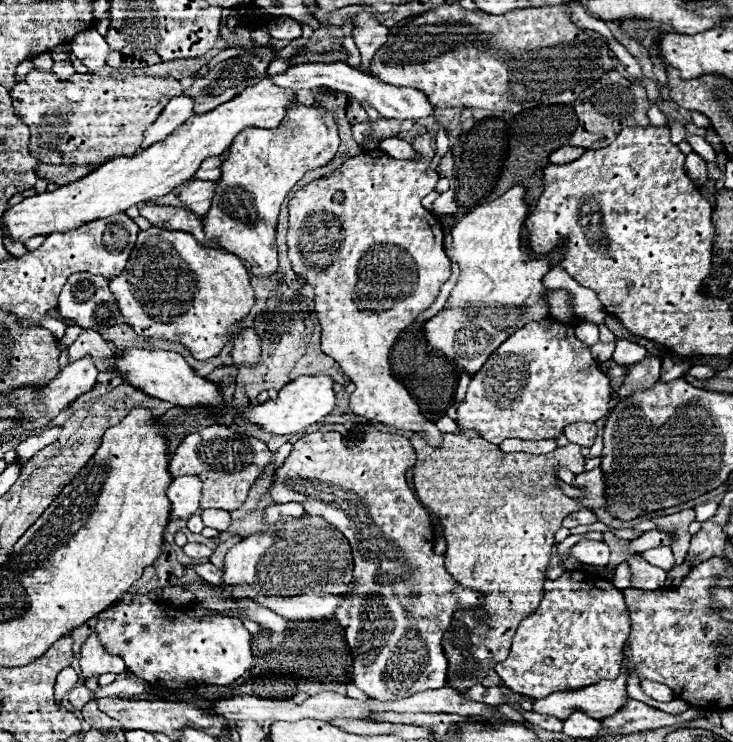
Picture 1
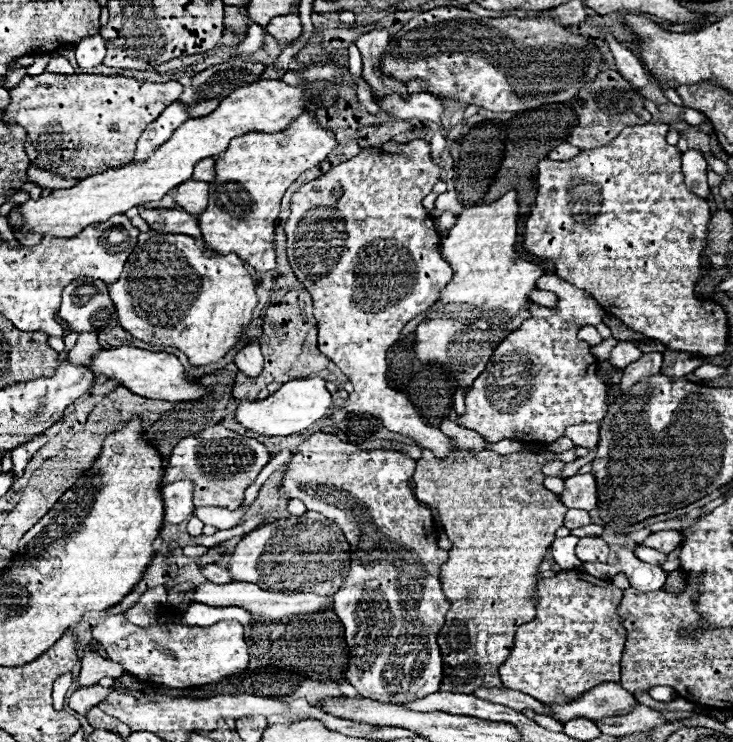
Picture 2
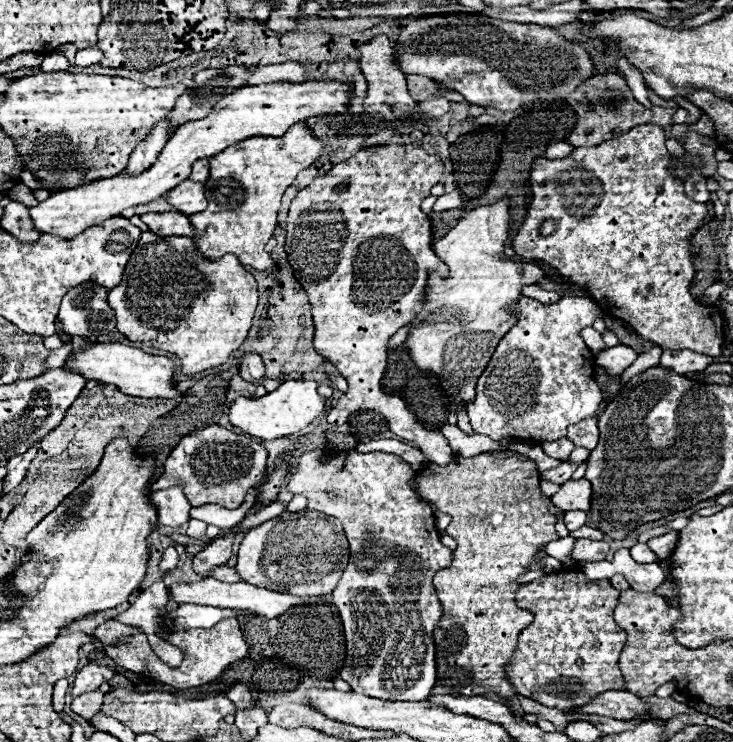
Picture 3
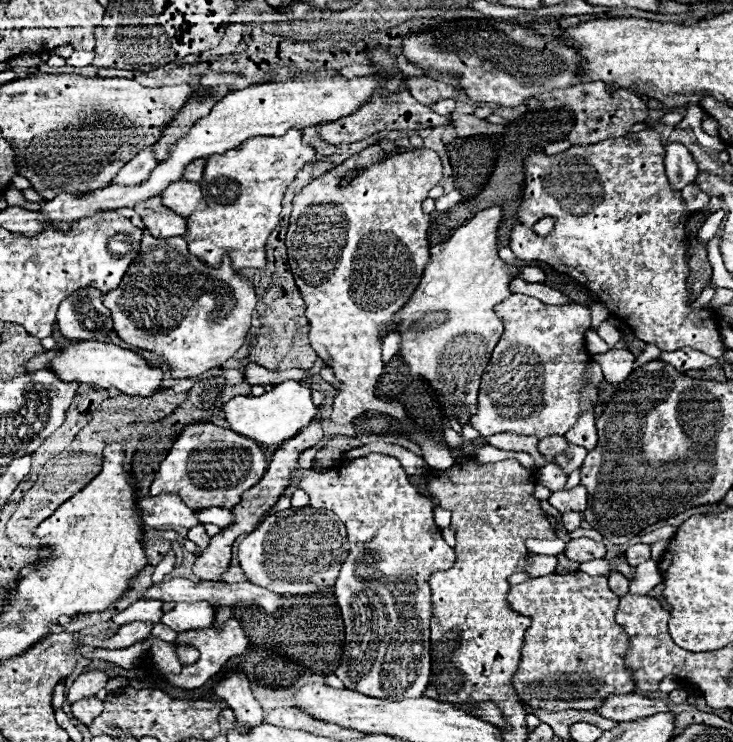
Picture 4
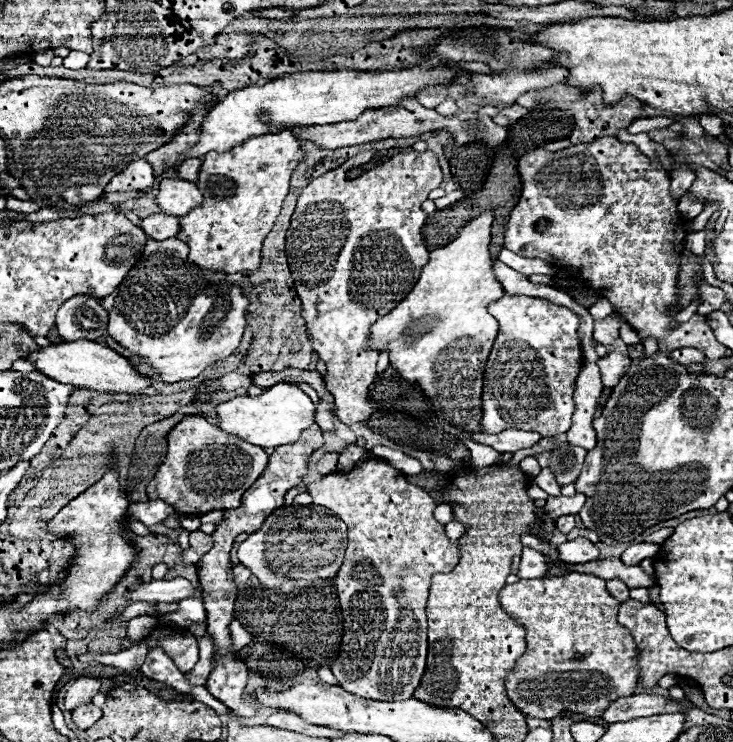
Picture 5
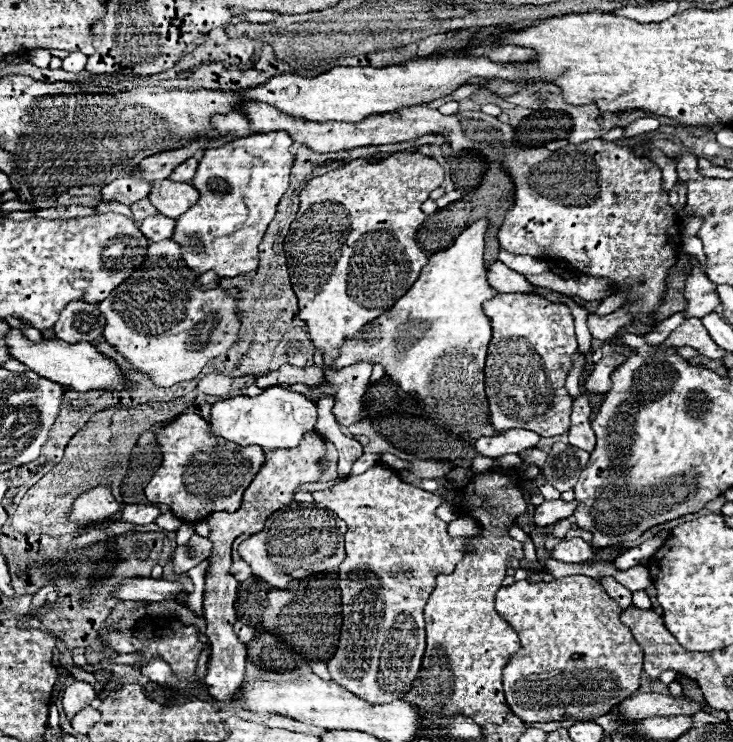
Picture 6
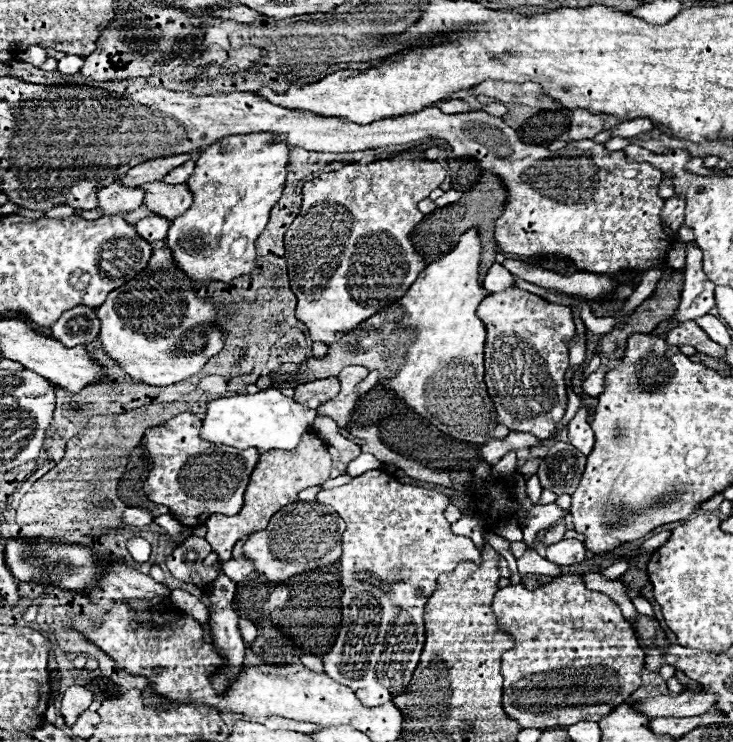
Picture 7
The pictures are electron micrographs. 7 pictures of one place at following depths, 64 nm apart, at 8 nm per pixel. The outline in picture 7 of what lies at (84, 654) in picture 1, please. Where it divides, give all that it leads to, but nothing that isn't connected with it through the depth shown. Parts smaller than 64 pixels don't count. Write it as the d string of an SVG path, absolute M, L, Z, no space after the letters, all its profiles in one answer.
M74 684L64 692L60 710L66 720L66 726L72 726L76 722L78 714L82 714L90 706L92 698L94 698L94 694L86 686L80 686L80 684Z

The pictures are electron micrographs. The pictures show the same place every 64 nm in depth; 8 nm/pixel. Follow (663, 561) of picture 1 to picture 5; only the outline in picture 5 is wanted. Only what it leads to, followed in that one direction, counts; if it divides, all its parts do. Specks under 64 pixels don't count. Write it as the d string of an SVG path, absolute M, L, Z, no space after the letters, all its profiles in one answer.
M640 542L640 544L632 544L626 548L626 552L620 556L620 560L626 566L638 566L644 558L652 558L658 550L658 544L648 544L648 542Z

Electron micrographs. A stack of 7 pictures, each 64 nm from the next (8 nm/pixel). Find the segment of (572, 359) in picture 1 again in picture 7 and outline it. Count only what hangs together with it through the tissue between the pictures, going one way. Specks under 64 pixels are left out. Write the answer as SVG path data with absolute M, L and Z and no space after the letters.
M508 288L504 292L488 294L478 306L478 316L488 330L484 346L484 362L486 362L484 378L488 394L498 414L498 422L508 430L530 432L540 440L550 438L554 432L558 432L556 428L562 422L568 406L564 374L568 370L568 346L576 334L570 308L546 302L544 298L534 296L520 288Z

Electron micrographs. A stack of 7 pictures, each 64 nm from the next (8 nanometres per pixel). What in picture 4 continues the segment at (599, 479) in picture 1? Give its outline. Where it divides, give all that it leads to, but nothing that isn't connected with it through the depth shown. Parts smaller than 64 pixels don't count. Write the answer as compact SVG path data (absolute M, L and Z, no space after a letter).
M578 484L574 486L572 490L558 490L558 492L552 492L552 496L548 498L548 502L558 508L562 514L564 512L584 512L586 510L586 498L588 498L588 492L586 492L586 486Z

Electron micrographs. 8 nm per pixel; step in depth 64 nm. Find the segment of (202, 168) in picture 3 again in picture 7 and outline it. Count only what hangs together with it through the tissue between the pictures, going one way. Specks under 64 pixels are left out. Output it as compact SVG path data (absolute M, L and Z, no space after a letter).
M188 160L182 166L174 168L170 174L166 174L162 178L162 182L168 182L168 184L184 184L190 178L190 174L194 172L194 166L196 166L196 162L194 160Z

